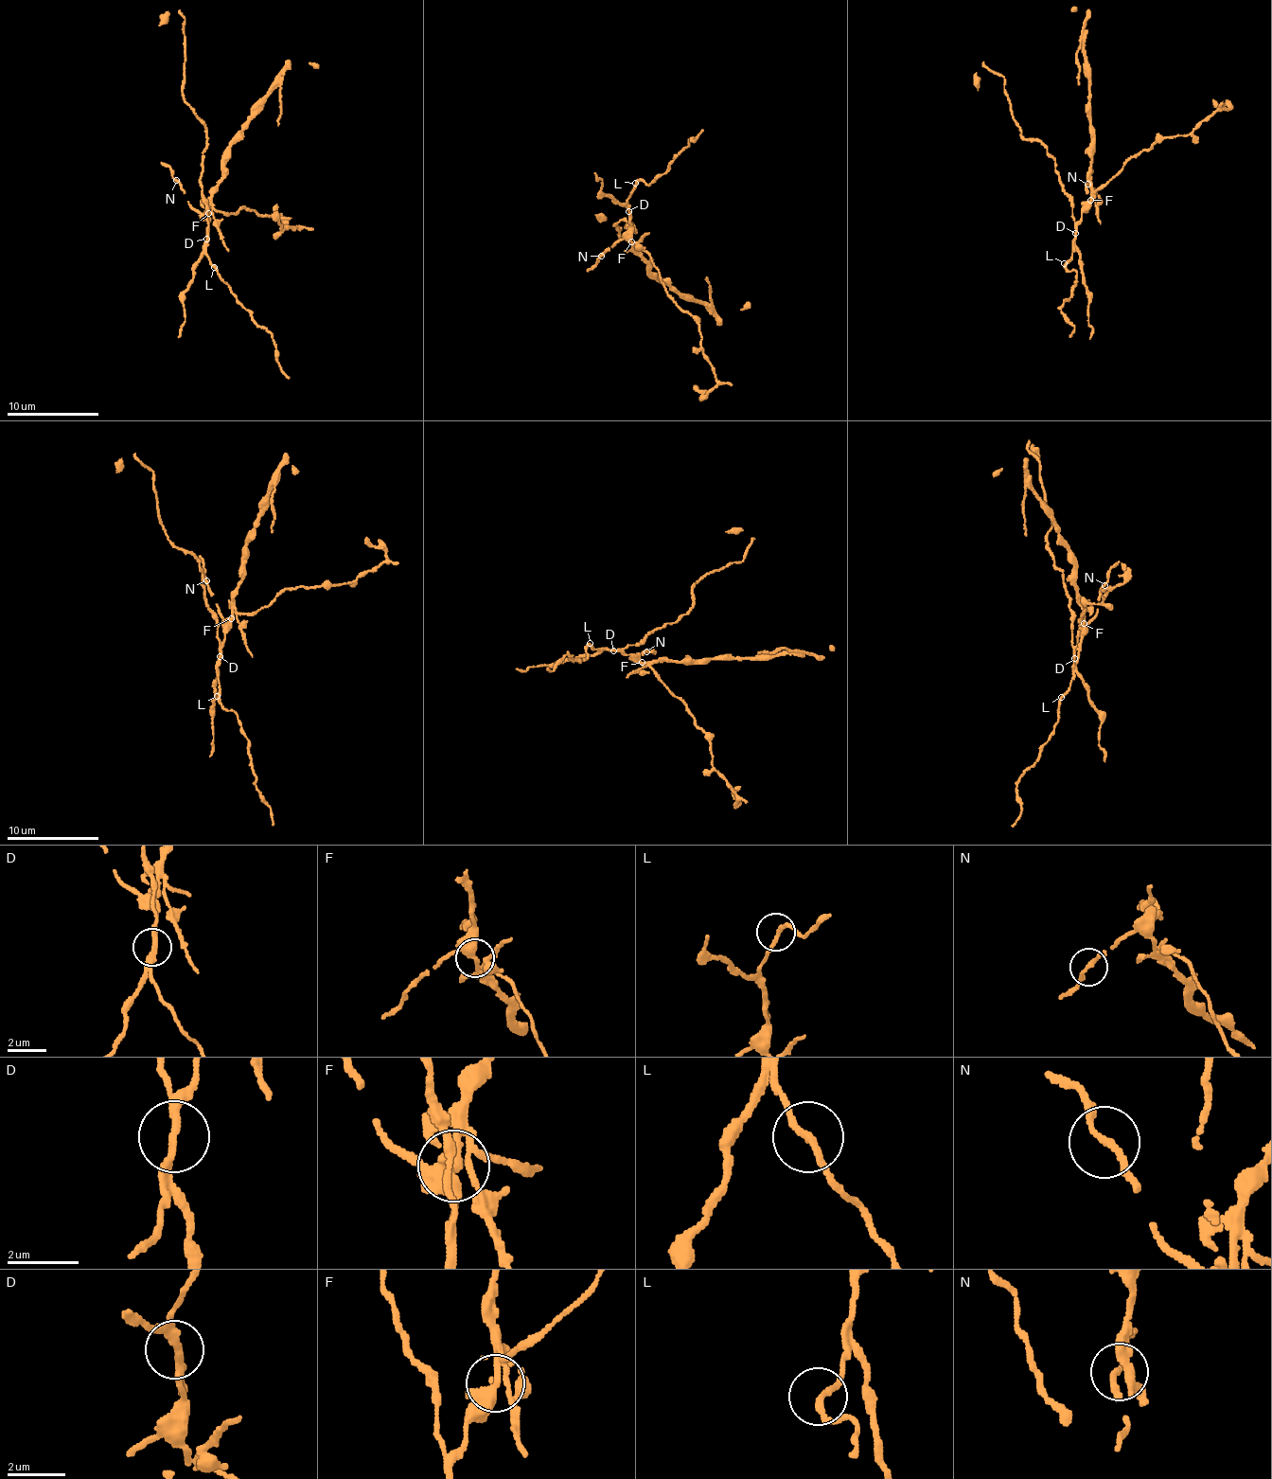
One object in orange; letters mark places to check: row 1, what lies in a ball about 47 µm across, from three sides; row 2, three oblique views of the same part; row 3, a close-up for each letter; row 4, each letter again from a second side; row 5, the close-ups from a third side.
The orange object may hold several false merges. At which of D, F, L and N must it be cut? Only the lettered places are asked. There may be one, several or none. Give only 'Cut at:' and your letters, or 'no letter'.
Cut at: D, F

